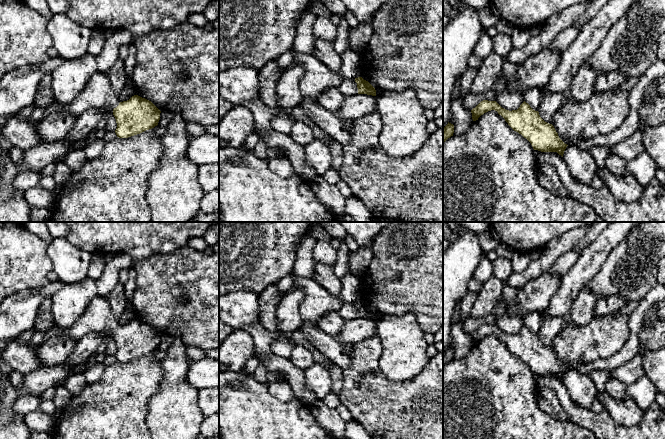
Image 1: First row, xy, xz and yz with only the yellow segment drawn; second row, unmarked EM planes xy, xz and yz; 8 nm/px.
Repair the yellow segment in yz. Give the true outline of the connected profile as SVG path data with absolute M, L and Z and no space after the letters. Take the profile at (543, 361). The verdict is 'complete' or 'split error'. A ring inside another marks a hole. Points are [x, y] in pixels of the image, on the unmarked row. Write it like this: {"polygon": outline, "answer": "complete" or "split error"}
{"polygon": "M483 324L471 334L473 345L491 334L497 335L514 355L531 367L534 374L557 376L563 381L568 369L559 362L554 350L545 346L539 336L533 334L525 325L517 334L509 335L496 325Z", "answer": "complete"}

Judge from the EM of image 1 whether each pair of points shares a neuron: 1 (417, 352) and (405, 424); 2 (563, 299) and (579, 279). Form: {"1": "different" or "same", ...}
{"1": "different", "2": "same"}

